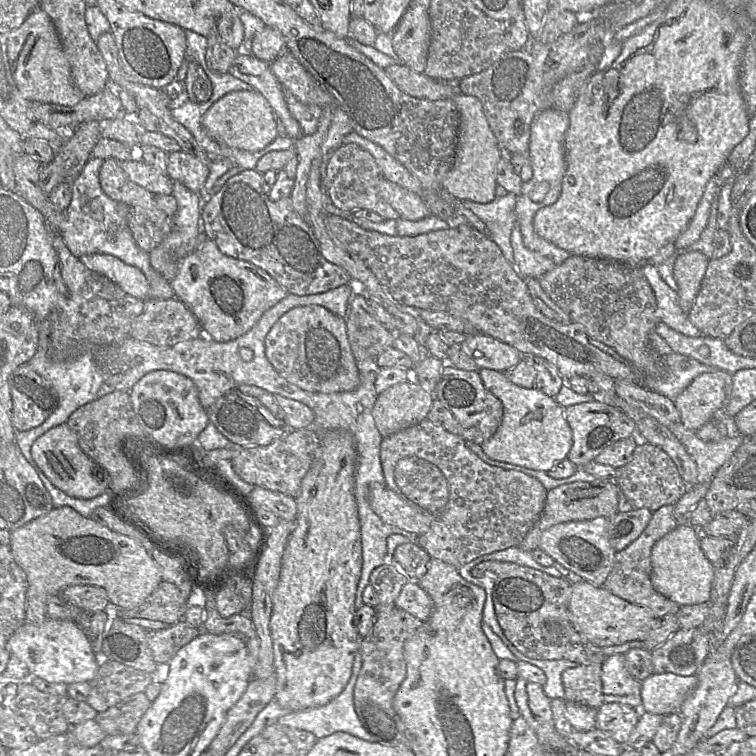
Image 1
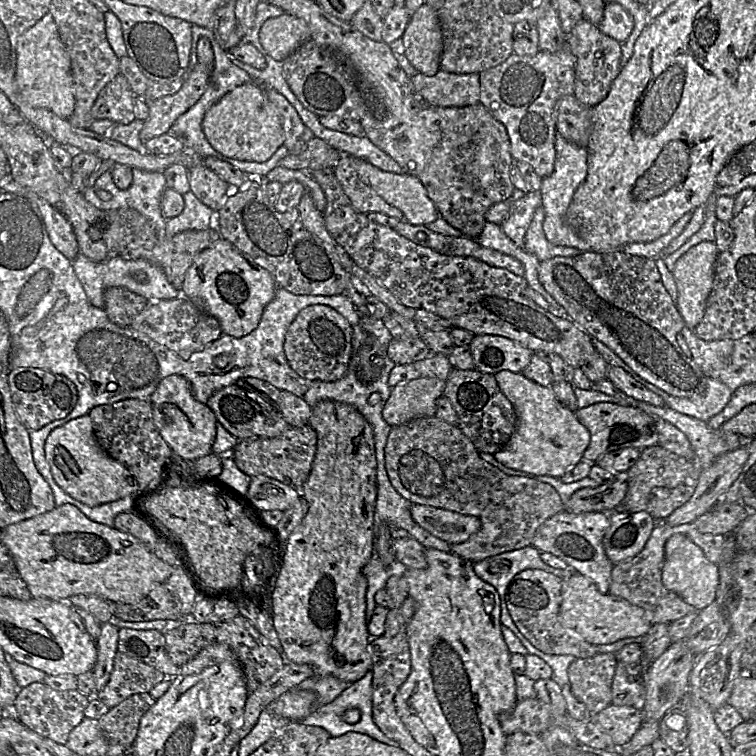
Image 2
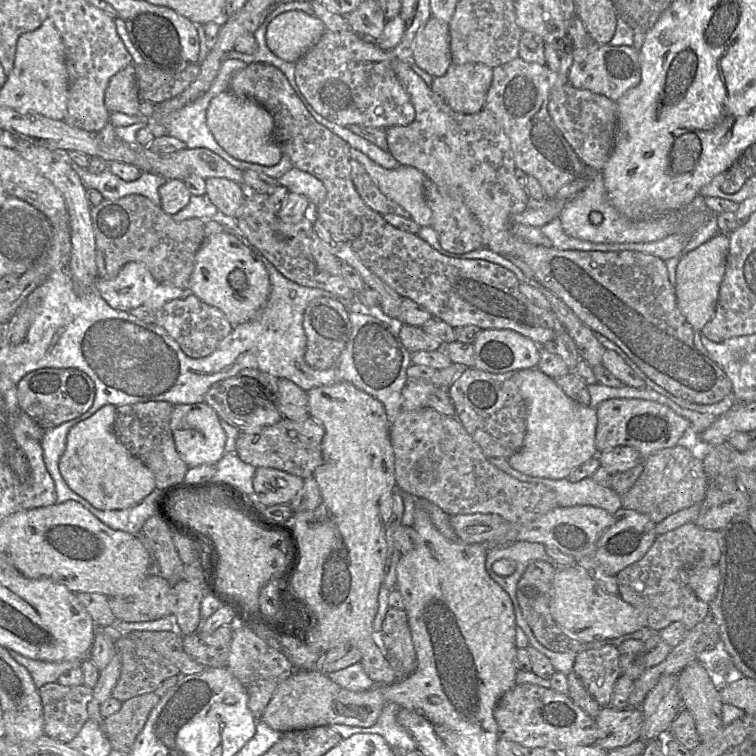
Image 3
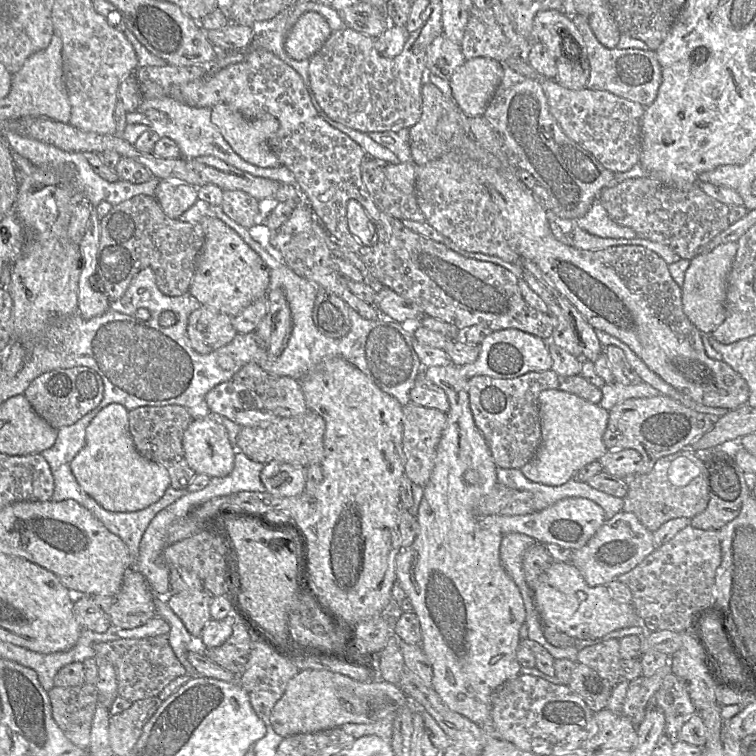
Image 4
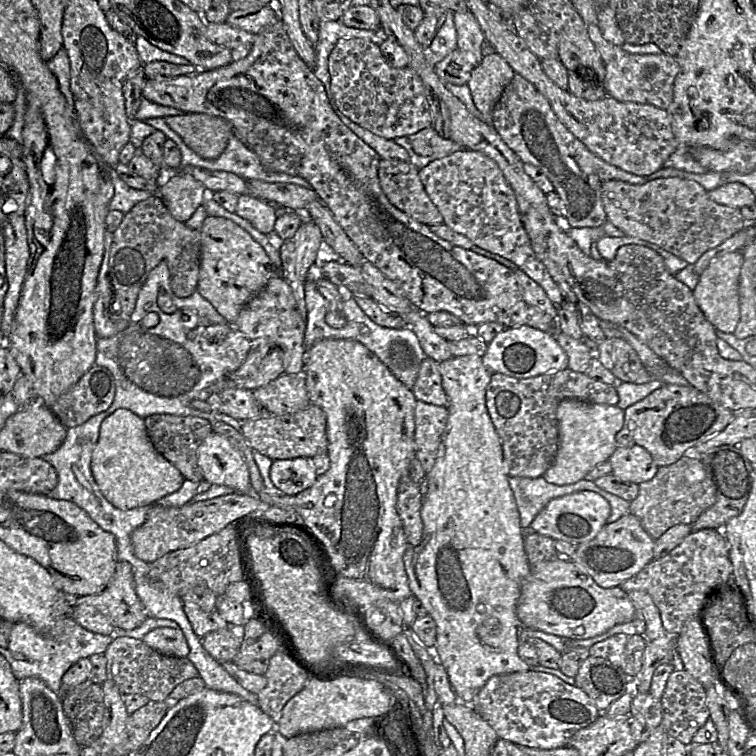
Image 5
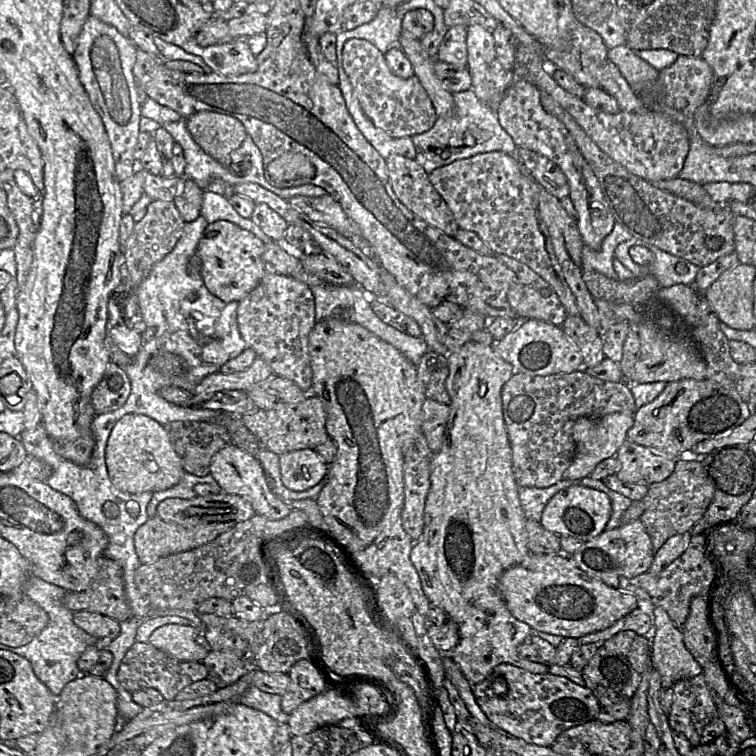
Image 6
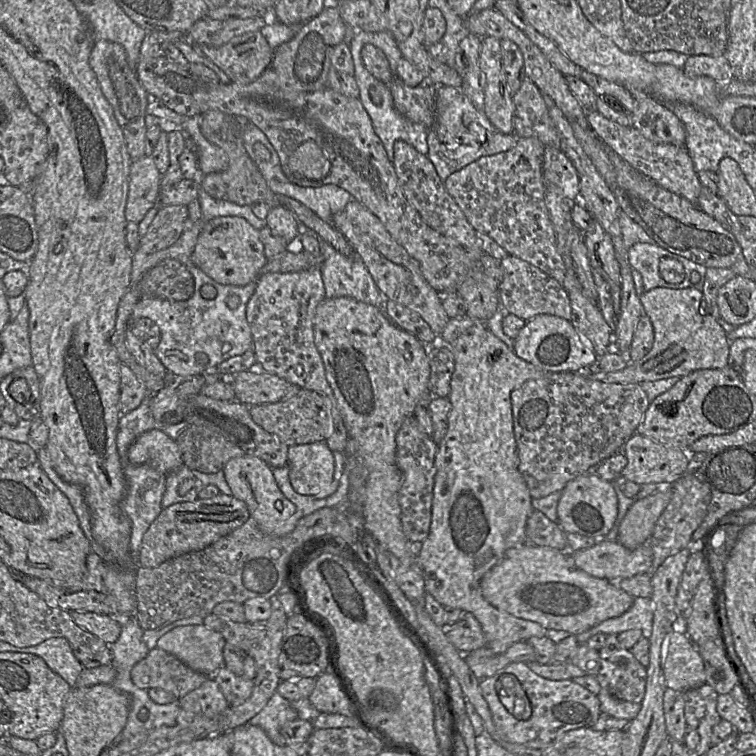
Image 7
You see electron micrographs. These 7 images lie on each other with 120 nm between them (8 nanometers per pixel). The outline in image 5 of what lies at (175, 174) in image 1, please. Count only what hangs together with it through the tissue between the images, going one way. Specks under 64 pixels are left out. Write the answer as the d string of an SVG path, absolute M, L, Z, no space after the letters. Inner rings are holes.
M250 194L239 195L235 213L265 235L274 231L276 211L272 204L264 200Z

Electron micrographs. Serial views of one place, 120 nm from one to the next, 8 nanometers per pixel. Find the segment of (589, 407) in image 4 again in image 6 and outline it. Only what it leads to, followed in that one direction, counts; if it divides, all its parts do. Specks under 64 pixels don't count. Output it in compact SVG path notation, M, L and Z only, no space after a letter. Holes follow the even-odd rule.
M612 413L598 419L586 417L577 419L572 427L576 451L571 464L564 472L564 479L589 477L601 461L616 456L621 445L627 440L627 432L633 424L633 415L627 413Z

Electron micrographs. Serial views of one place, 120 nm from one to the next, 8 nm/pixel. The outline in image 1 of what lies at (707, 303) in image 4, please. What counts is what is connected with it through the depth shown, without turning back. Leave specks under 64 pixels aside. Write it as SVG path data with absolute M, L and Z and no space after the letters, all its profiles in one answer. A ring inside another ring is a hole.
M692 251L680 255L675 262L674 277L678 285L679 304L687 315L700 290L709 260L702 252Z

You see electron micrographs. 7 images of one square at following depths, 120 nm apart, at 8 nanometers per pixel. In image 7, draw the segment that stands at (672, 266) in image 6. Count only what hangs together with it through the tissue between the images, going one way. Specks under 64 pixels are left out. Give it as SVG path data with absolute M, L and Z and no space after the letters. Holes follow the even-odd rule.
M637 242L628 249L628 260L632 268L637 270L643 280L644 290L663 287L671 289L683 289L694 287L699 291L703 290L703 284L707 268L695 263L683 256L672 253L656 243ZM664 257L678 260L685 269L685 279L680 283L669 283L665 281L659 272L660 260ZM697 271L700 274L700 281L693 284L691 273Z

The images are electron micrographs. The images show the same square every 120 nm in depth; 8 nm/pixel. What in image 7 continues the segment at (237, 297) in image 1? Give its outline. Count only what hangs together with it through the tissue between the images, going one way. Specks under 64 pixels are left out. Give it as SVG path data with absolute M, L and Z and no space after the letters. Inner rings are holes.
M217 217L204 223L191 256L192 262L219 284L245 286L257 280L268 261L259 232L244 218Z

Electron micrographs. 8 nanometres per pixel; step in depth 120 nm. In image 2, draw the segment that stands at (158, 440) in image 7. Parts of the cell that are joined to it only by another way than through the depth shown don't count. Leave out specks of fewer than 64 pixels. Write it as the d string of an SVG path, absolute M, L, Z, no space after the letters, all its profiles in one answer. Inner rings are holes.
M88 414L54 429L45 441L44 451L56 483L83 504L97 506L140 492L127 468L111 458L96 441Z

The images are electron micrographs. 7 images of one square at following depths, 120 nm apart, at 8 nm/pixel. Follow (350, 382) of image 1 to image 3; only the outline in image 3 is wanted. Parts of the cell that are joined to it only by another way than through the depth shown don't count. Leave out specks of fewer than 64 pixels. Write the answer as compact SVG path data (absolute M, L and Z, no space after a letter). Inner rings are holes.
M319 297L307 306L303 317L303 328L307 344L305 362L317 370L330 368L345 349L352 332L349 306L335 298Z

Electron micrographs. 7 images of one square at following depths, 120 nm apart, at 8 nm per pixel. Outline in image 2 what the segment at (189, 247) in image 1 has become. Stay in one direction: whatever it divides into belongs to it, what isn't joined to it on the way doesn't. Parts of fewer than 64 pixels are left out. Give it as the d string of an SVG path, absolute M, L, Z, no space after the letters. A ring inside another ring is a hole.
M191 191L182 196L182 212L165 219L165 235L168 238L187 230L205 230L215 222L215 211L203 204Z

